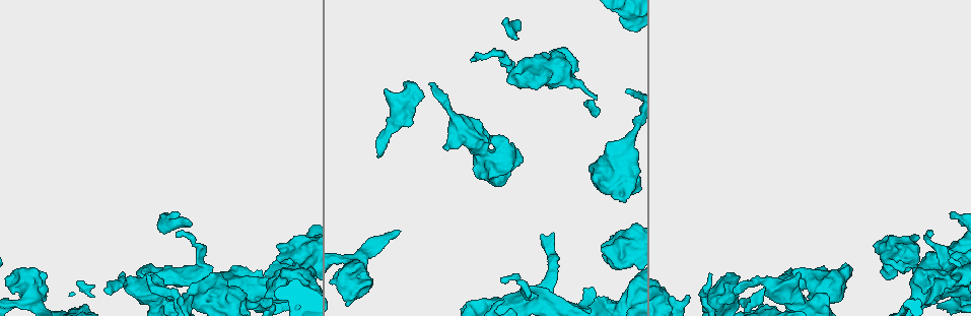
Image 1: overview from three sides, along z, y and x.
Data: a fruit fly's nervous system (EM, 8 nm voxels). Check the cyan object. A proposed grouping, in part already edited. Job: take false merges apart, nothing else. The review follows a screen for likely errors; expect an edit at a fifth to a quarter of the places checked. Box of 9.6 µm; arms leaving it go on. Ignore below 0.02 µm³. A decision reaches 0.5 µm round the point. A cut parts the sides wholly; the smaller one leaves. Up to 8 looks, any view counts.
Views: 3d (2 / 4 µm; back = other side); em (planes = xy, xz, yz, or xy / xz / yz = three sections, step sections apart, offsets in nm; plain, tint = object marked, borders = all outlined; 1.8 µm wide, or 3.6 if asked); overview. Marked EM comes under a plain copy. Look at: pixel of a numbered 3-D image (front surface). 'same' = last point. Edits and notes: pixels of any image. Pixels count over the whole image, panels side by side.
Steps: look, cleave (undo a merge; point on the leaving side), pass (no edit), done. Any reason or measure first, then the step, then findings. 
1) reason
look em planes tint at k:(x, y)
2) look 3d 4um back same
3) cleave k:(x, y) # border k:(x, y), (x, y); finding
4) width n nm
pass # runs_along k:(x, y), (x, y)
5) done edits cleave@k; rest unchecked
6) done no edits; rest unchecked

small branch off a trunk
look em 3.6um planes tint at 1:(541, 303)

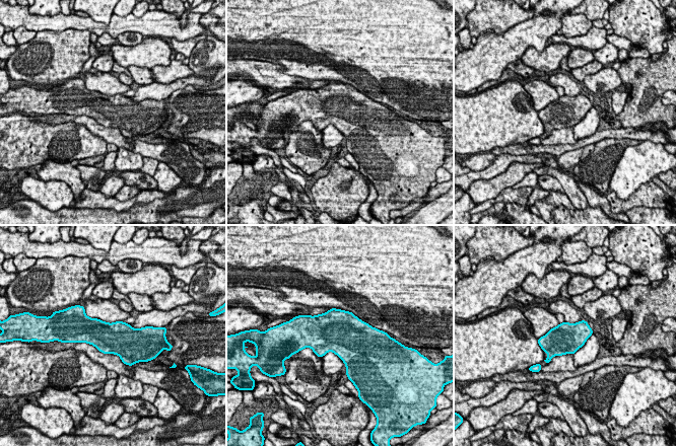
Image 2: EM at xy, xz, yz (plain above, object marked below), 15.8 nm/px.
width 480 nm
pass # all the same neuron

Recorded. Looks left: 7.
sudden change in width
look em 3.6um planes tint at 1:(500, 150)

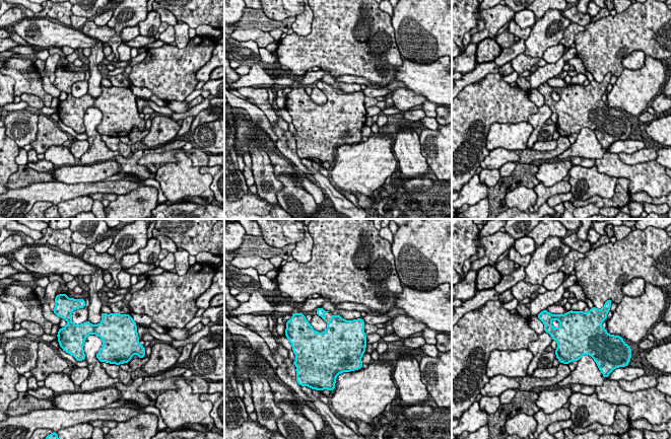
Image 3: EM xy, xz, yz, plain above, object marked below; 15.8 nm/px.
pass # one neuron here

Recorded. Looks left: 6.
calibre changes
look 3d 4um at 1:(203, 299)

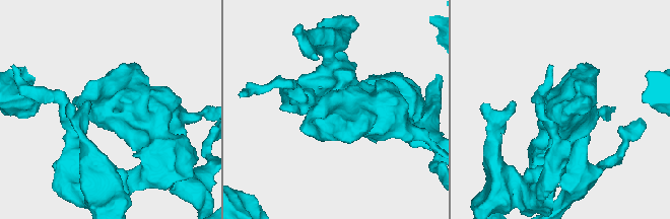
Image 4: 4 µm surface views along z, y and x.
need the tissue
look em 3.6um yz step 4 tint at 4:(105, 112)

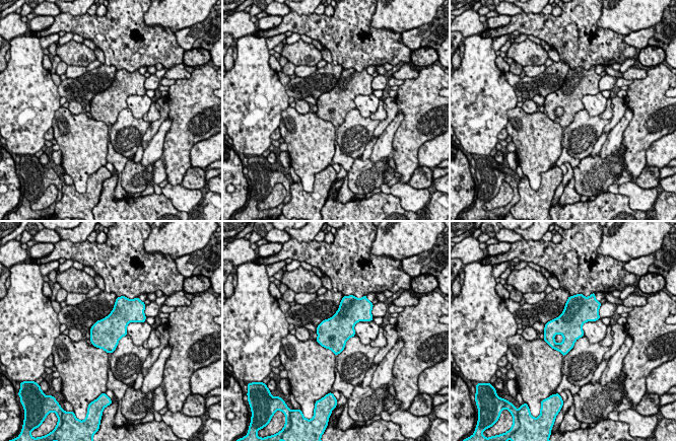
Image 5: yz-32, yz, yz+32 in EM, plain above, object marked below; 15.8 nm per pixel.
another direction
look em 3.6um planes tint same

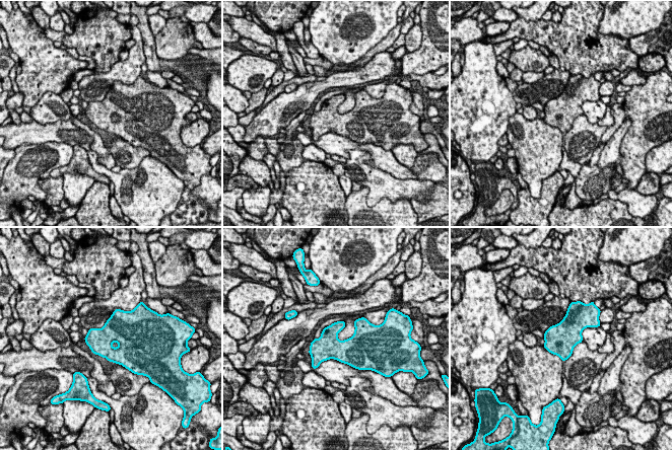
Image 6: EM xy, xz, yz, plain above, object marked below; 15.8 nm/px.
pass # continuous, no second neuron

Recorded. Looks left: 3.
done no edits; rest unchecked

